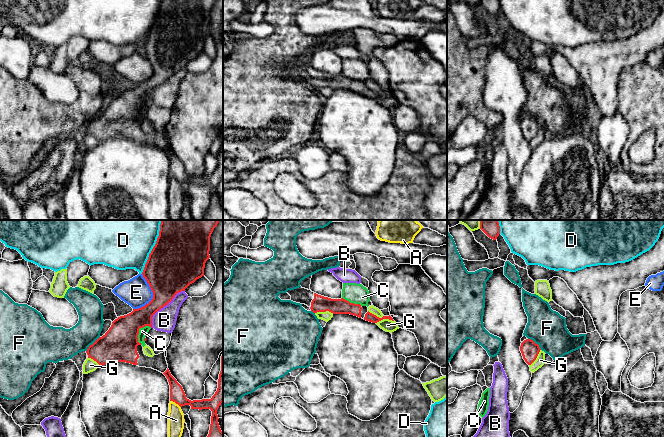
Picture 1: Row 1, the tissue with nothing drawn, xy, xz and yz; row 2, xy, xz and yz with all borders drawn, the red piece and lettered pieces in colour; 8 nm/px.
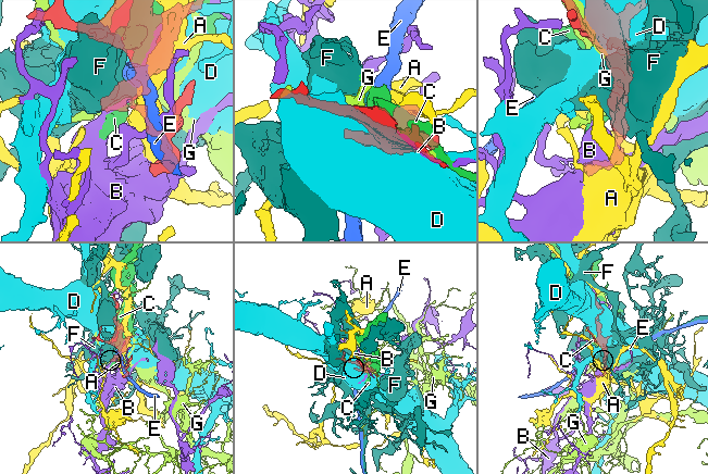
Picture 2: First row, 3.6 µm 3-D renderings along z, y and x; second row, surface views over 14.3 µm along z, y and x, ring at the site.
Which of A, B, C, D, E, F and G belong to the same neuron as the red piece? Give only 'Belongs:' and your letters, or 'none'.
Belongs: none

